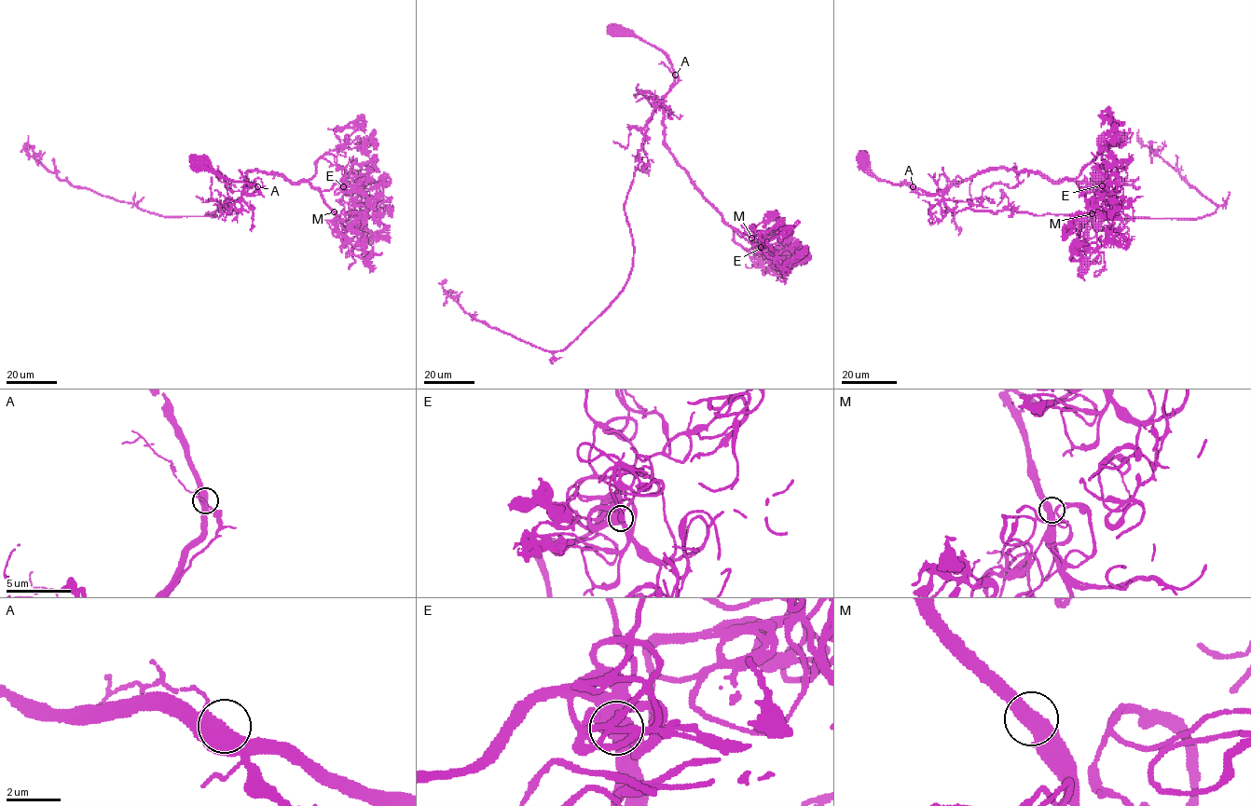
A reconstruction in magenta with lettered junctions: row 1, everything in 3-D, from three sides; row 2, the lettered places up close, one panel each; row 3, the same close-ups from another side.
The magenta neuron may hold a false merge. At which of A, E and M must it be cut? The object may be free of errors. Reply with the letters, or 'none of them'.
A

